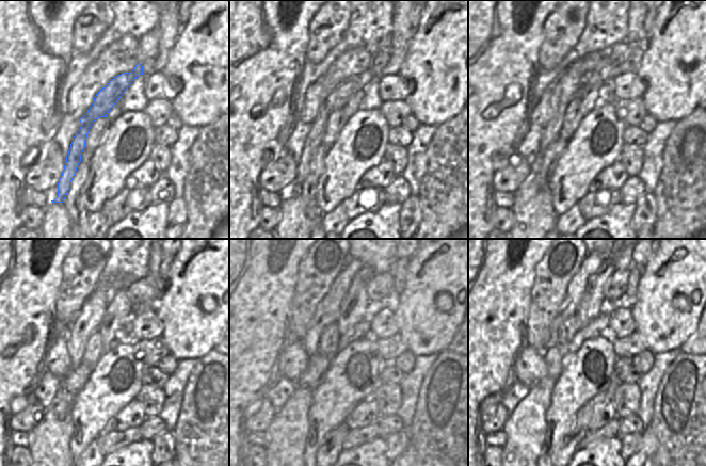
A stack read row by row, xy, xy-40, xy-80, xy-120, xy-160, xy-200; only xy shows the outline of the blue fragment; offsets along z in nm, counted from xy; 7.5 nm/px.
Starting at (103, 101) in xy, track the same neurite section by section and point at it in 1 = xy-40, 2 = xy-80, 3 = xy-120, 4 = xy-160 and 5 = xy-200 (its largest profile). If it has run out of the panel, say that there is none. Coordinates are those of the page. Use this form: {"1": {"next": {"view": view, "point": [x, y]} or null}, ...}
{"1": {"next": {"view": "xy-40", "point": [338, 98]}}, "2": {"next": {"view": "xy-80", "point": [620, 52]}}, "3": {"next": {"view": "xy-120", "point": [142, 292]}}, "4": {"next": {"view": "xy-160", "point": [380, 289]}}, "5": {"next": {"view": "xy-200", "point": [615, 287]}}}

